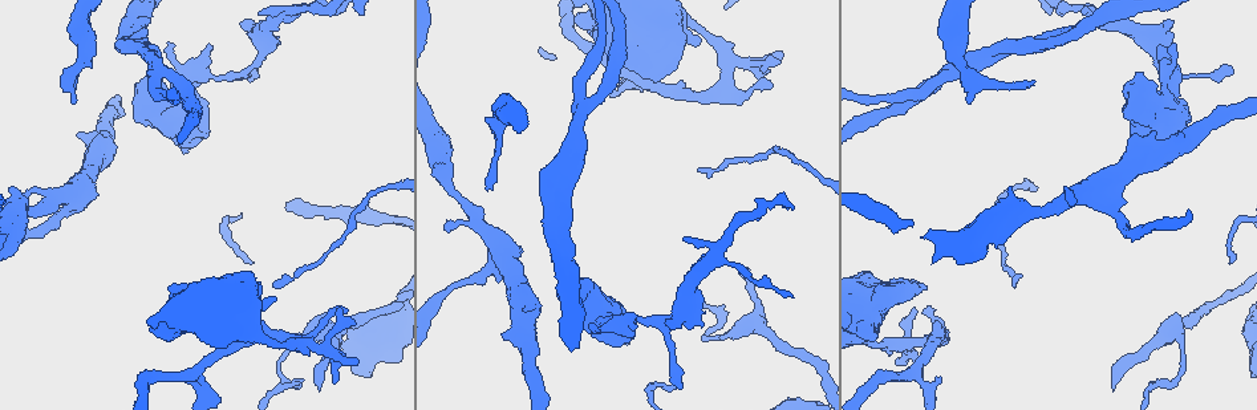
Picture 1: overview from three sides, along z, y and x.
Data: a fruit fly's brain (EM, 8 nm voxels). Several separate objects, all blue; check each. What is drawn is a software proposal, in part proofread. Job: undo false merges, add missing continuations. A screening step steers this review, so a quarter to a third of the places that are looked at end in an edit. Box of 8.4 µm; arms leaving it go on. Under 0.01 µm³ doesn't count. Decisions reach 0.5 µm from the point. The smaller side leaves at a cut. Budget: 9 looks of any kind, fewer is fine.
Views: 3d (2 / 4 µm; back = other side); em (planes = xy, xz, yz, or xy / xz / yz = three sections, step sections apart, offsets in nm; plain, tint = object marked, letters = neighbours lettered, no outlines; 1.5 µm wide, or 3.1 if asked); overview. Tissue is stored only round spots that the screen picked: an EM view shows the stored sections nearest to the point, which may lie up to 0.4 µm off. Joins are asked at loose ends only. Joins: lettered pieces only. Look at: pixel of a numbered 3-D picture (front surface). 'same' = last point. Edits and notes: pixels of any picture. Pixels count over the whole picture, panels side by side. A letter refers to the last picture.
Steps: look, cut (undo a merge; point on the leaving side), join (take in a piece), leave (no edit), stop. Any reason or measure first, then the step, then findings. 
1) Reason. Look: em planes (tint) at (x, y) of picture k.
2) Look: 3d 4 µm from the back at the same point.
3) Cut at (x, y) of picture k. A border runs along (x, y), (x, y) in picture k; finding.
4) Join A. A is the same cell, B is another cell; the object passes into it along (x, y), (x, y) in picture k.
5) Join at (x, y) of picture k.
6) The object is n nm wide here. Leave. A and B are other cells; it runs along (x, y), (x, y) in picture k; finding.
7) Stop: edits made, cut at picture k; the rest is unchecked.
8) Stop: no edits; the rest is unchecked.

An open end. Look: em planes (letters) at (1069, 204) of picture 1.

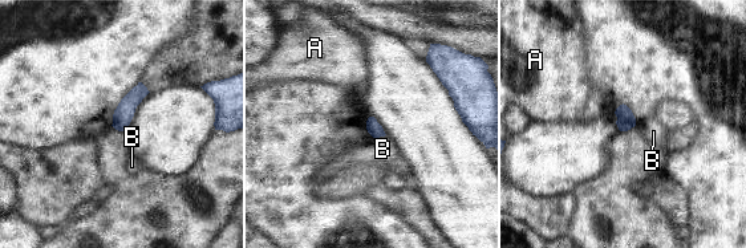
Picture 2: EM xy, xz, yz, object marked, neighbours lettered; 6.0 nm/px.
The object is 90 nm wide here. Leave. A and B are other cells; a border runs along (385, 134), (373, 138) in picture 2; none of them fits.

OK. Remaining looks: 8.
Calibre changes. Look: 3d 2 µm at (73, 73) of picture 1.

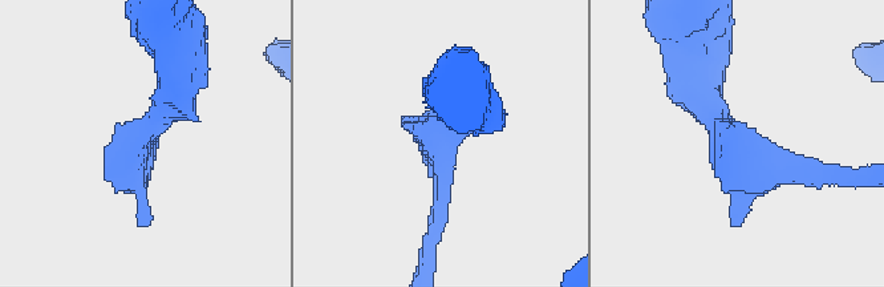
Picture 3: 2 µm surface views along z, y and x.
Look: em planes (tint) at (740, 141) of picture 3.

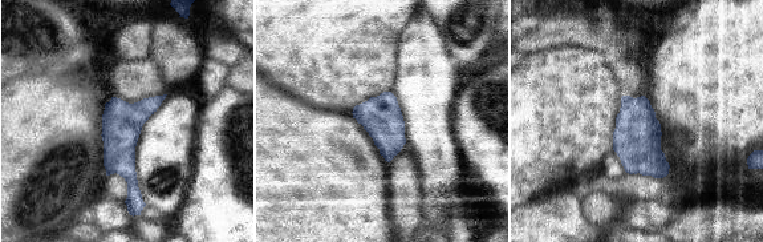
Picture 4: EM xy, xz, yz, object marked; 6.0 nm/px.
See the neighbours. Look: em planes (letters) at the same point.

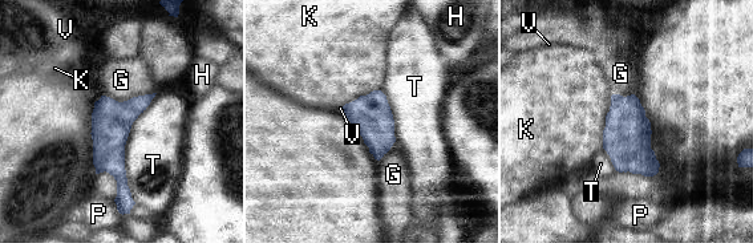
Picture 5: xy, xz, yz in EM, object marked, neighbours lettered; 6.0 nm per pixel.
The longest contact is with T, 700 nm. Leave. G, H, K, P, T and V are other cells; continuous, no second neuron.

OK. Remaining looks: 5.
Sudden change in width. Look: 3d 4 µm at (903, 345) of picture 1.

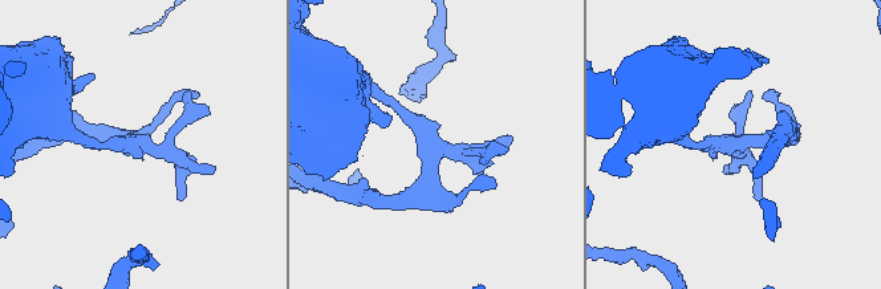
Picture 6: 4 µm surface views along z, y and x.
4 arms meet here. Look: em xz step 8 (tint) at (734, 143) of picture 6.

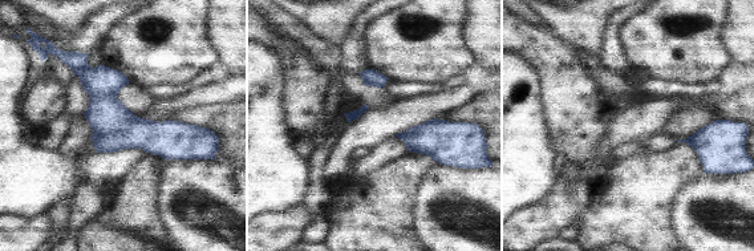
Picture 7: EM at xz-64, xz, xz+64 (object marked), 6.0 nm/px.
Look: em planes (letters) at the same point.

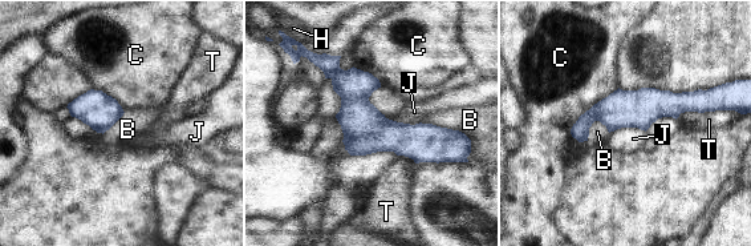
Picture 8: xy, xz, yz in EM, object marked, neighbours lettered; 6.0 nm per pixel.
The longest contact is with C, 420 nm. Leave. B, C, H, J and T are other cells; one neuron here.

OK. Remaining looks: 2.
Branch stops here. Look: 3d 2 µm at (636, 315) of picture 1.

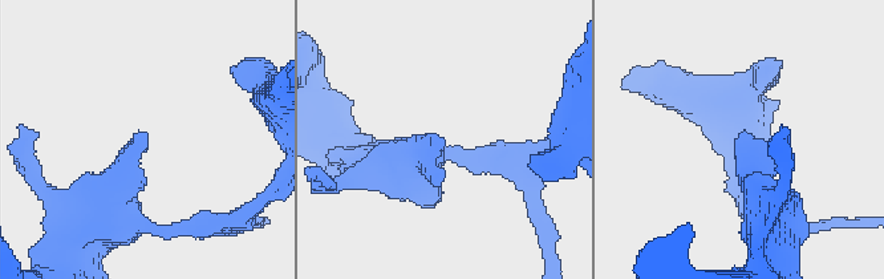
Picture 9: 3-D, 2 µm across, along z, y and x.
Look: em planes (letters) at (147, 133) of picture 9.

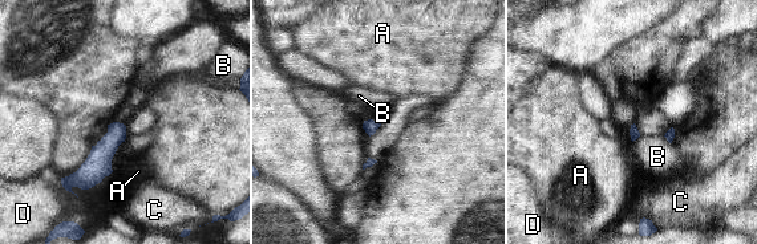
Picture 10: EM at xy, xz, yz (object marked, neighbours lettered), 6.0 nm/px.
Leave. A, B, C and D are other cells; a border runs along (663, 135), (670, 143) in picture 10; no lettered piece goes on from it.

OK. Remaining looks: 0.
Stop: no edits; the rest is unchecked.

